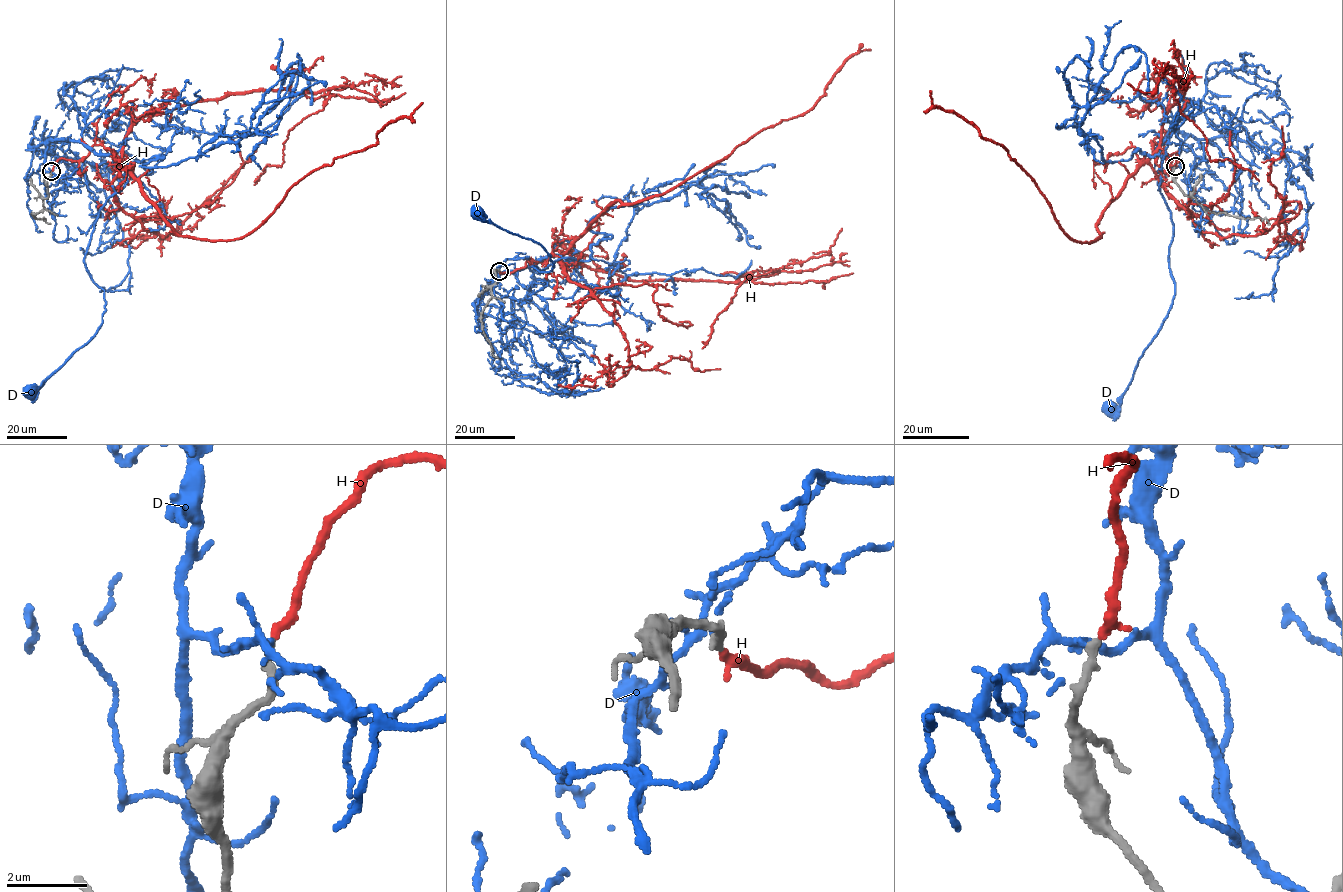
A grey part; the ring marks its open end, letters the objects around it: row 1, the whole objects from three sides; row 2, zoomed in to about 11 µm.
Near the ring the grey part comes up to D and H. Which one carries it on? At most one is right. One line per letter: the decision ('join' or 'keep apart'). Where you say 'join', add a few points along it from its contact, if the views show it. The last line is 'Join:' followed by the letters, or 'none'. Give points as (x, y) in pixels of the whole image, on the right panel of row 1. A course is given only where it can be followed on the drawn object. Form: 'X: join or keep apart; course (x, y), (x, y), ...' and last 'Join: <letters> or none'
D: keep apart
H: join; course (1174, 167), (1177, 152), (1164, 155), (1157, 136), (1099, 237), (1077, 242), (1007, 151), (933, 105), (931, 91)
Join: H

